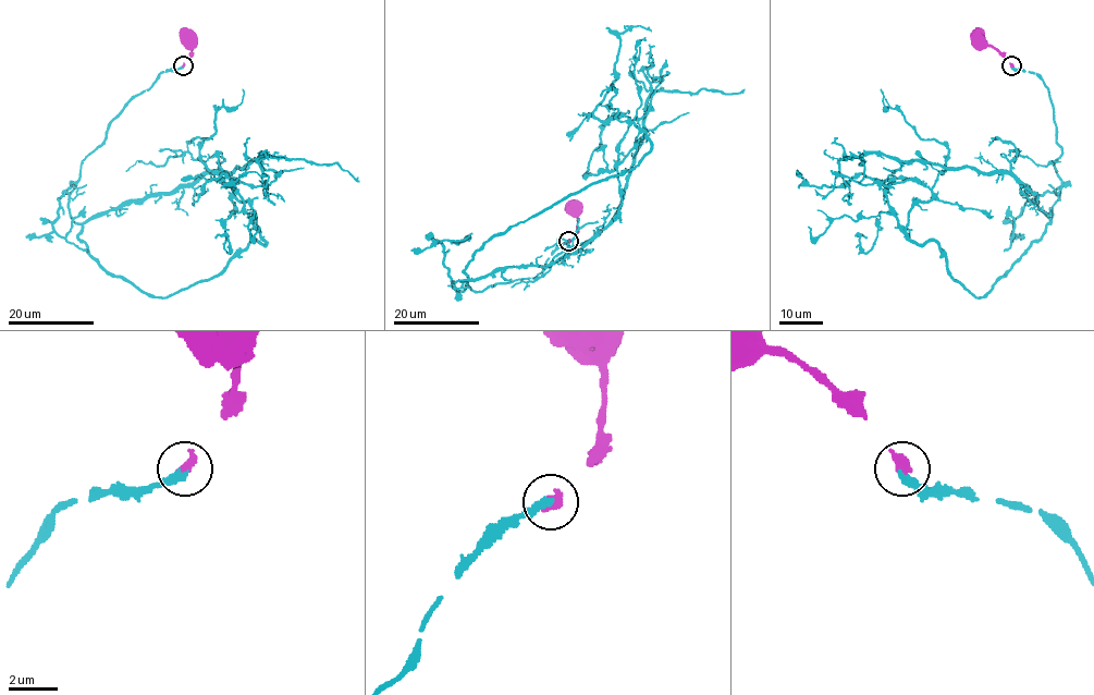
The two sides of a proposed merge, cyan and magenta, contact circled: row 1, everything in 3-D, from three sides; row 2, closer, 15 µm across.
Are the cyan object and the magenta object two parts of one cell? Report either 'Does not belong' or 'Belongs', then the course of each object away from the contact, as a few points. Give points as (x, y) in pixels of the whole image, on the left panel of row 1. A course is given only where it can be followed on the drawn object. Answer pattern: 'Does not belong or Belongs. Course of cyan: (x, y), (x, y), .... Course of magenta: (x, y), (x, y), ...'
Belongs. Course of cyan: (182, 65), (111, 122), (69, 195), (86, 250), (155, 296), (266, 243), (199, 148), (243, 89). Course of magenta: (182, 65), (192, 48), (187, 39)

